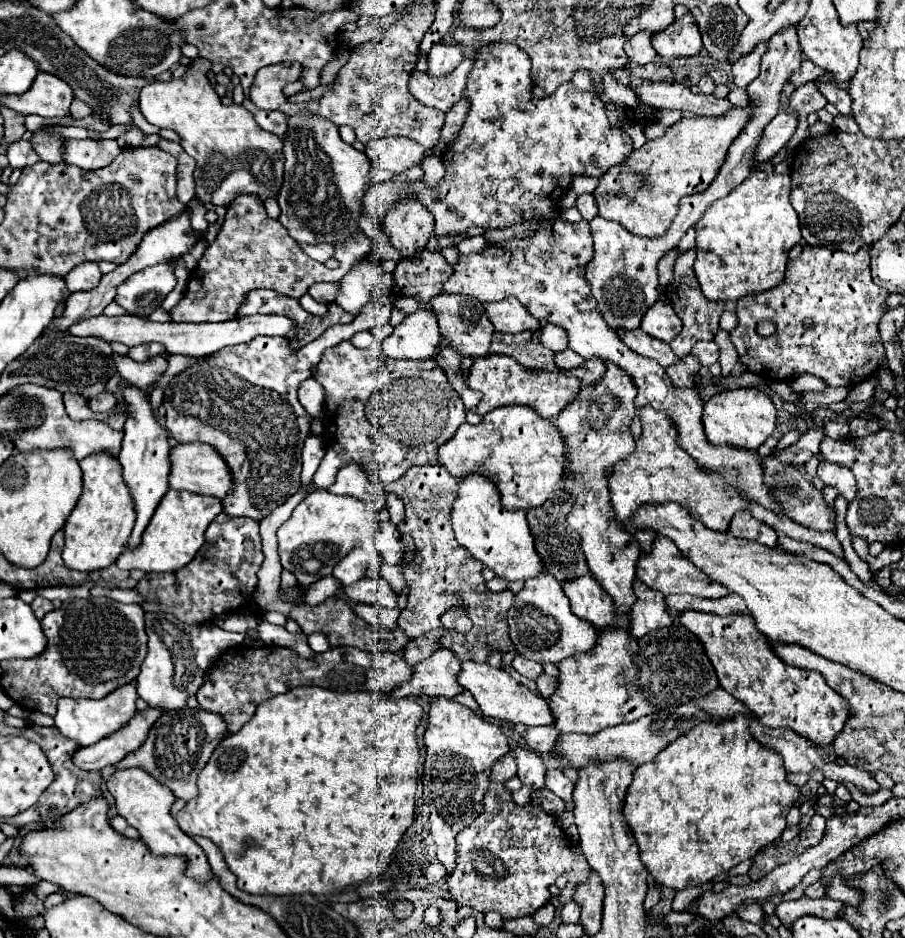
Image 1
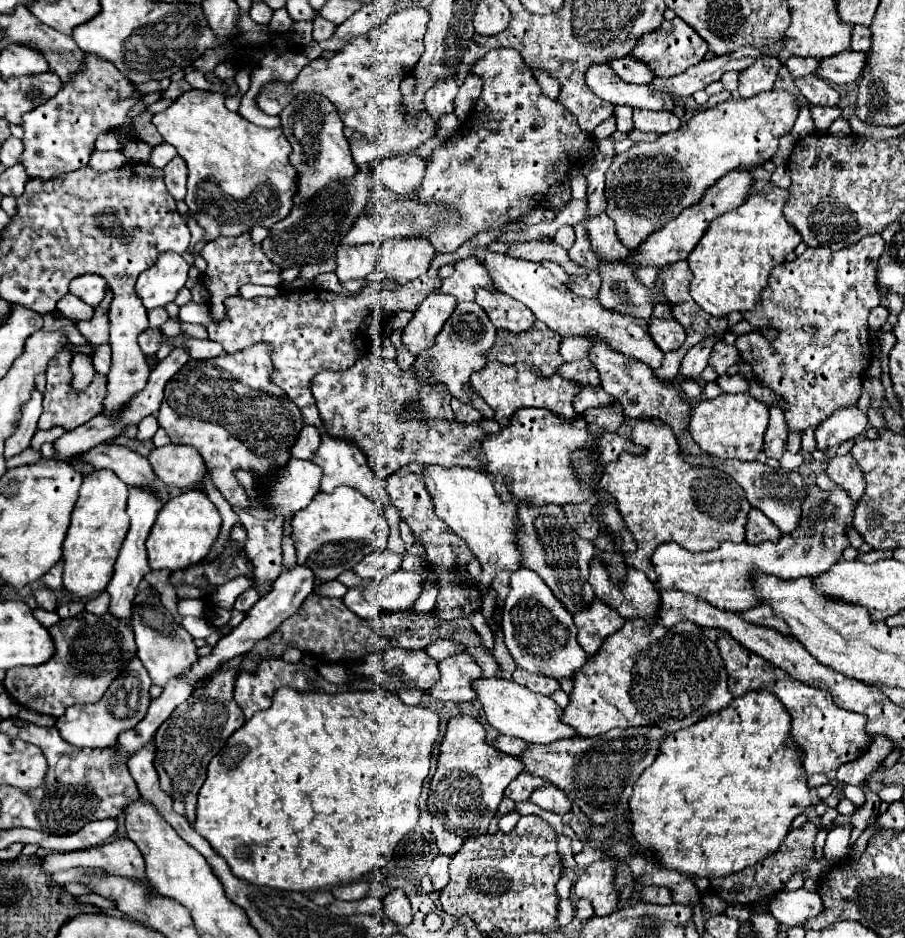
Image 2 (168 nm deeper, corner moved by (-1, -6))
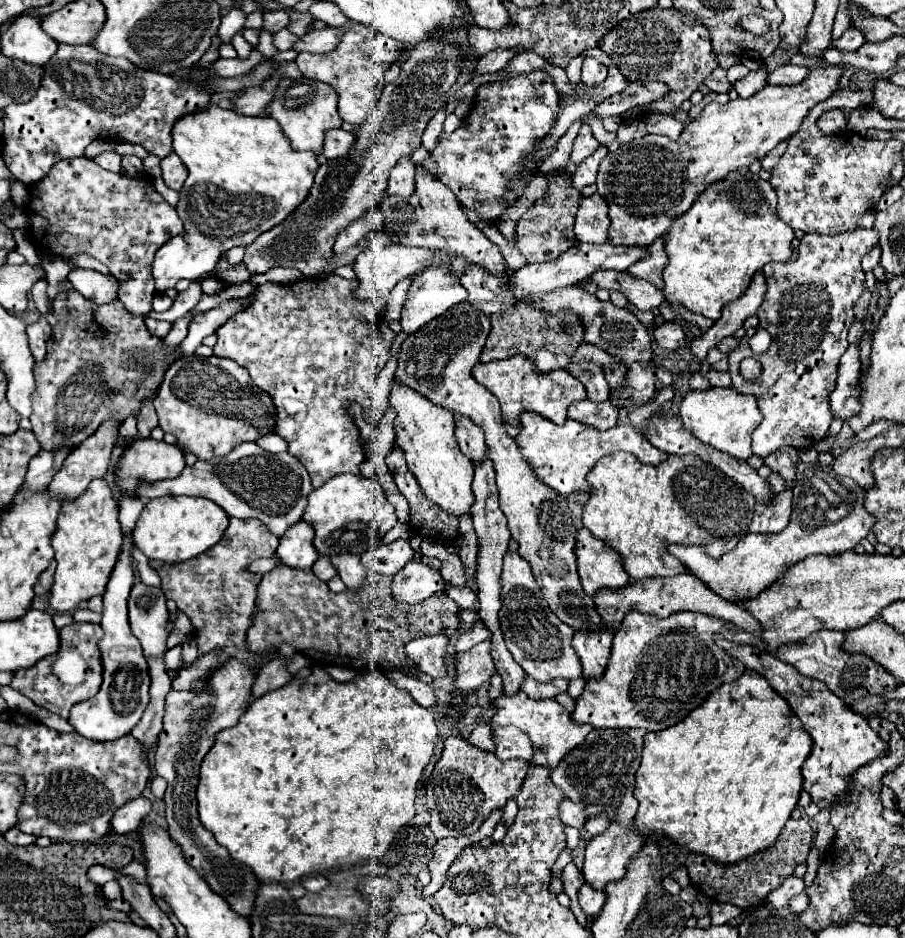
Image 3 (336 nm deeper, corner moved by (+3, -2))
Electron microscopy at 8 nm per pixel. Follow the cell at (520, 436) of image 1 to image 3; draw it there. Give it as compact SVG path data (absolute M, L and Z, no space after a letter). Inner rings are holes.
M523 412L521 414L521 432L515 436L515 442L523 454L523 458L529 462L533 468L535 476L549 488L553 488L561 496L569 494L581 494L589 492L589 484L585 476L593 470L593 466L599 462L599 458L613 454L617 450L631 452L637 456L639 462L643 464L659 464L667 458L661 450L651 446L649 440L645 440L643 434L635 432L633 426L629 424L619 424L609 430L595 430L593 426L567 420L563 426L557 426L553 422L547 422L547 418L541 418L541 414L535 412ZM663 454L663 456L661 456Z

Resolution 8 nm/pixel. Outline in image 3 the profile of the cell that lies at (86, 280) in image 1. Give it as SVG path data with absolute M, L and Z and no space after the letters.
M73 268L69 272L69 282L73 290L77 290L91 304L107 304L117 298L117 280L113 276L105 276L95 270Z

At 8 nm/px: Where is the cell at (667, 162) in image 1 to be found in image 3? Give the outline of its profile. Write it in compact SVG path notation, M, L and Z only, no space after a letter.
M821 66L821 68L811 70L809 76L807 76L807 82L801 82L799 86L773 86L773 84L767 84L763 90L759 90L757 94L753 94L753 96L749 96L749 98L735 98L735 100L729 100L727 104L709 102L709 104L703 108L703 112L701 112L695 120L689 120L689 122L685 124L685 128L683 128L683 132L681 132L681 136L679 136L677 140L671 140L671 138L665 138L665 136L651 136L651 134L647 134L647 136L643 136L643 138L639 138L639 140L633 140L633 142L621 146L621 148L617 148L615 152L609 152L609 154L603 158L601 166L599 166L599 174L597 174L597 182L595 182L595 184L597 184L597 192L603 196L603 200L605 200L607 206L609 206L609 218L611 218L609 240L611 240L611 244L615 244L615 246L621 246L621 244L623 244L623 246L649 246L649 244L653 244L655 238L667 234L669 228L671 228L671 224L675 222L675 218L681 216L681 214L685 214L707 186L719 182L719 178L725 178L729 172L735 172L735 170L739 170L739 168L743 168L743 166L751 166L755 160L765 158L765 154L771 152L781 140L787 140L791 134L795 134L795 132L799 130L803 118L807 116L807 112L809 112L815 104L827 100L827 98L837 90L841 72L843 72L843 66Z

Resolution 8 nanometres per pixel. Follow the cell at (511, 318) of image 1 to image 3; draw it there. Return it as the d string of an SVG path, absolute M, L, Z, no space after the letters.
M479 266L467 268L461 286L469 292L467 300L487 316L497 312L507 312L509 308L517 306L517 300L511 288L503 282L503 278L495 278L493 274L479 270Z

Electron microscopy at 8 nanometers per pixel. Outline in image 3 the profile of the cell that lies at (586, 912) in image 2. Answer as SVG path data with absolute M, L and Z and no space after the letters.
M583 884L579 888L579 904L587 916L597 916L605 904L605 898L607 898L605 894L591 890L591 886L587 886L587 884Z

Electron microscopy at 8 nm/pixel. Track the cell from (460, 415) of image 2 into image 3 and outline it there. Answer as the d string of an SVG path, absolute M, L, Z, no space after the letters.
M455 412L453 418L455 418L455 438L463 454L467 454L471 460L483 460L483 456L487 454L483 430L479 430L479 426L475 426L475 422L465 418L463 414Z

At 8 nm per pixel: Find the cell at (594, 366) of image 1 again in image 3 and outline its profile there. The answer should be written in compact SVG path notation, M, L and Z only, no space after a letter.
M587 398L585 400L579 400L579 402L573 402L567 410L567 416L571 420L577 420L577 422L583 422L587 426L595 426L599 430L609 430L611 426L617 424L617 408L611 406L609 400L605 402L589 402Z

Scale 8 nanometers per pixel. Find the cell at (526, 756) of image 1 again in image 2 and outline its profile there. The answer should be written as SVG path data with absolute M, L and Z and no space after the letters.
M551 784L535 790L531 794L531 802L535 802L537 806L541 806L543 810L549 810L549 812L555 812L555 814L567 814L573 810L571 806L571 800L567 798L567 794Z

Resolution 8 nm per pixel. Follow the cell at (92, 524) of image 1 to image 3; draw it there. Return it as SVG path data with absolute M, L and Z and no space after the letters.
M95 478L87 490L75 498L65 500L57 518L57 532L53 534L53 550L57 560L55 584L51 588L49 604L57 612L71 612L81 602L101 596L109 574L117 562L123 534L119 524L119 504L105 478Z

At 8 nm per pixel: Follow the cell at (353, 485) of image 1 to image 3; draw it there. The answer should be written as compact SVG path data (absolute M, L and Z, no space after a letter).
M335 274L331 276L325 276L325 278L303 278L303 280L297 280L297 282L291 282L291 284L273 284L273 282L267 282L267 284L261 284L257 288L257 292L253 294L253 300L251 300L251 306L239 310L235 316L231 316L219 330L217 330L217 344L213 348L213 352L221 358L231 358L235 360L239 366L247 368L251 378L255 380L255 386L259 386L259 390L265 390L267 394L273 396L273 402L277 406L277 414L279 414L279 422L275 426L275 432L287 440L289 444L289 452L299 458L299 462L307 468L309 476L311 476L311 484L315 488L321 488L329 478L337 476L337 474L361 474L359 466L363 464L365 460L365 450L363 450L363 440L361 440L361 434L359 434L359 428L355 426L351 414L347 414L347 406L357 400L359 404L363 404L365 410L373 408L373 396L371 390L375 388L375 378L377 374L383 370L387 358L389 358L389 348L387 346L379 346L379 330L377 330L377 320L379 320L379 310L383 310L385 306L385 300L383 304L379 302L371 302L371 300L361 300L355 296L355 290L359 288L359 282L357 280L345 280L345 278L339 278Z

